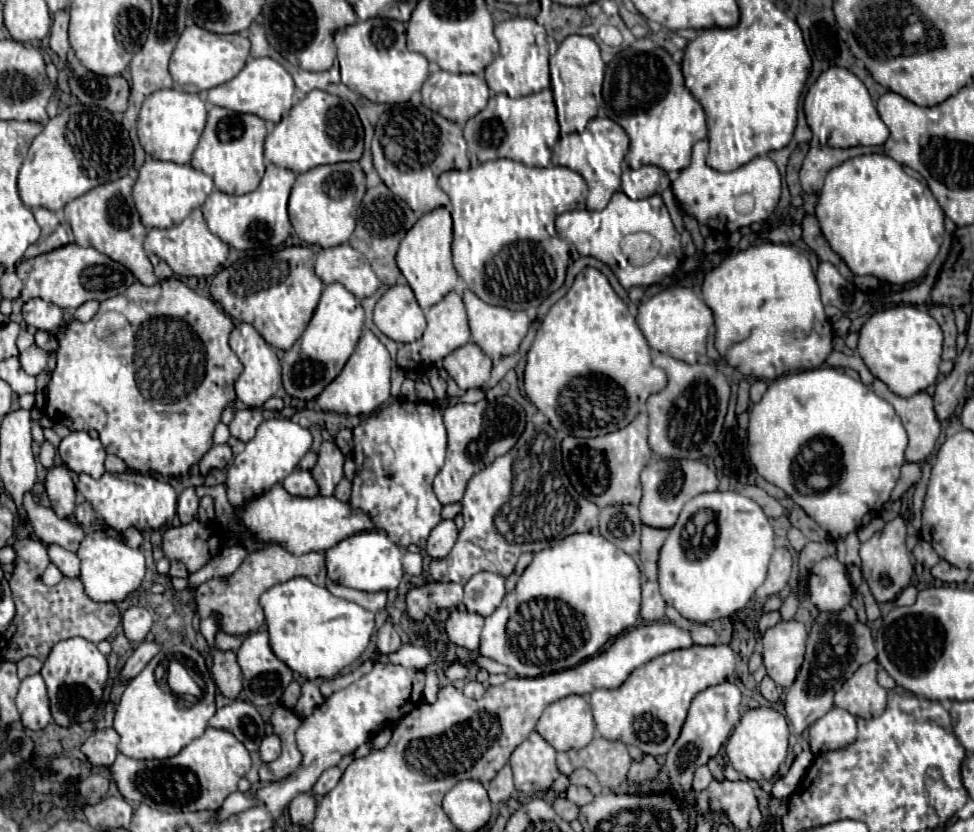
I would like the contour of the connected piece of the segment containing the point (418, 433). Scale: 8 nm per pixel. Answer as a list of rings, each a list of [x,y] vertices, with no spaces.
[[[395,400],[375,414],[369,414],[353,428],[353,460],[357,464],[357,474],[353,478],[353,490],[349,504],[355,510],[361,510],[369,516],[373,526],[379,530],[383,528],[387,536],[403,550],[411,544],[425,548],[429,532],[441,522],[441,508],[443,504],[437,500],[431,484],[445,460],[447,448],[447,434],[441,418],[441,410],[429,402],[409,402],[409,400]]]

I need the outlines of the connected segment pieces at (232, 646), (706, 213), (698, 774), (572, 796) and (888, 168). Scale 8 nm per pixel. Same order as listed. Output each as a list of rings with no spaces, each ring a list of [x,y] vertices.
[[[217,632],[215,642],[217,642],[217,648],[221,648],[221,650],[237,652],[237,648],[241,648],[241,640],[237,636],[231,636],[231,634],[225,634],[225,632]]]
[[[699,140],[693,146],[691,164],[681,170],[679,178],[671,184],[681,212],[693,216],[699,224],[725,234],[733,234],[739,228],[767,220],[781,198],[781,174],[775,162],[769,156],[757,156],[749,164],[723,174],[705,164],[707,152],[707,140]]]
[[[707,766],[697,768],[697,770],[695,770],[695,780],[693,780],[693,790],[695,790],[695,792],[705,790],[711,780],[713,780],[713,776],[711,776],[711,772],[709,772]]]
[[[569,786],[567,788],[567,800],[571,800],[577,806],[585,806],[593,802],[593,794],[585,786]]]
[[[884,153],[855,156],[845,160],[837,168],[831,168],[817,200],[815,216],[829,246],[841,256],[841,260],[845,260],[853,274],[875,276],[889,284],[907,284],[925,276],[929,264],[935,260],[941,248],[945,232],[943,210],[929,188],[911,178],[899,162]]]

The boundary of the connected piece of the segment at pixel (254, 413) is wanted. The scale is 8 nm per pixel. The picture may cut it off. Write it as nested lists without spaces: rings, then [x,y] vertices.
[[[241,408],[235,410],[235,418],[229,424],[231,436],[247,442],[255,436],[255,428],[263,422],[263,408]]]

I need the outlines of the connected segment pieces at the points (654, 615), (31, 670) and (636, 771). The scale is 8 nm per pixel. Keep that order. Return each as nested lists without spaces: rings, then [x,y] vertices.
[[[643,582],[643,600],[641,600],[641,618],[645,622],[663,622],[665,620],[665,602],[659,594],[655,582]]]
[[[25,656],[17,662],[17,670],[19,670],[19,678],[25,678],[25,676],[31,676],[31,674],[37,674],[41,670],[41,662],[33,656]]]
[[[647,754],[647,756],[643,756],[641,762],[633,762],[633,764],[631,764],[631,770],[629,770],[627,778],[629,778],[631,782],[643,782],[643,780],[647,780],[647,778],[657,776],[657,772],[659,772],[659,764],[655,762],[653,756]]]

